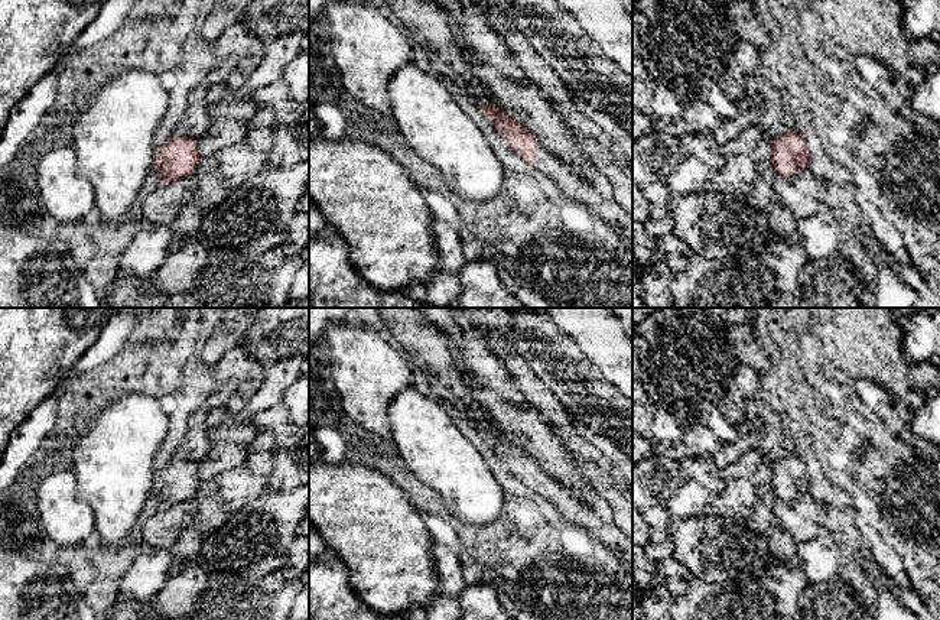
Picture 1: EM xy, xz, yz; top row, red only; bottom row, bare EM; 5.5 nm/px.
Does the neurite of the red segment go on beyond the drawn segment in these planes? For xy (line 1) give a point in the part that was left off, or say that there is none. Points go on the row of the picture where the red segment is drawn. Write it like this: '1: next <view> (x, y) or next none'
1: next none

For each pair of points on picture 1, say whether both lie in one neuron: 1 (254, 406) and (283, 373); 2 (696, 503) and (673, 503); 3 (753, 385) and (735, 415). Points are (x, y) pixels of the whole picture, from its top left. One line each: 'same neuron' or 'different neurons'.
1: same neuron
2: same neuron
3: same neuron

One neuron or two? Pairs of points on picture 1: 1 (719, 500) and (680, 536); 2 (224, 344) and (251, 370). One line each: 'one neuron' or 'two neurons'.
1: two neurons
2: two neurons

